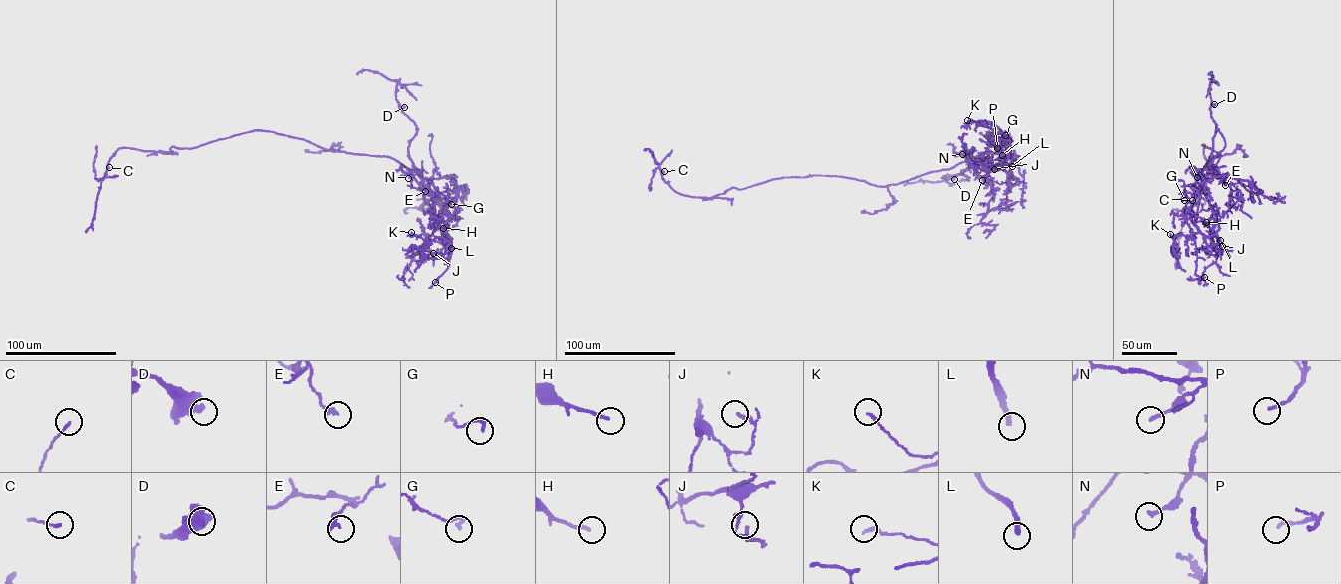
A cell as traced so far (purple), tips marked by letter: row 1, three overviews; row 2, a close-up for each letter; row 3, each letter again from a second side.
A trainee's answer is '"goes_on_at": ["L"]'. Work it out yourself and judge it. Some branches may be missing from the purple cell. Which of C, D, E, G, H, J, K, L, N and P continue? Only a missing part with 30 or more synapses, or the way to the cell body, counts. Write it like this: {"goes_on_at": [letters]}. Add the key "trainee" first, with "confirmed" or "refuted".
{"trainee": "confirmed", "goes_on_at": ["L"]}

